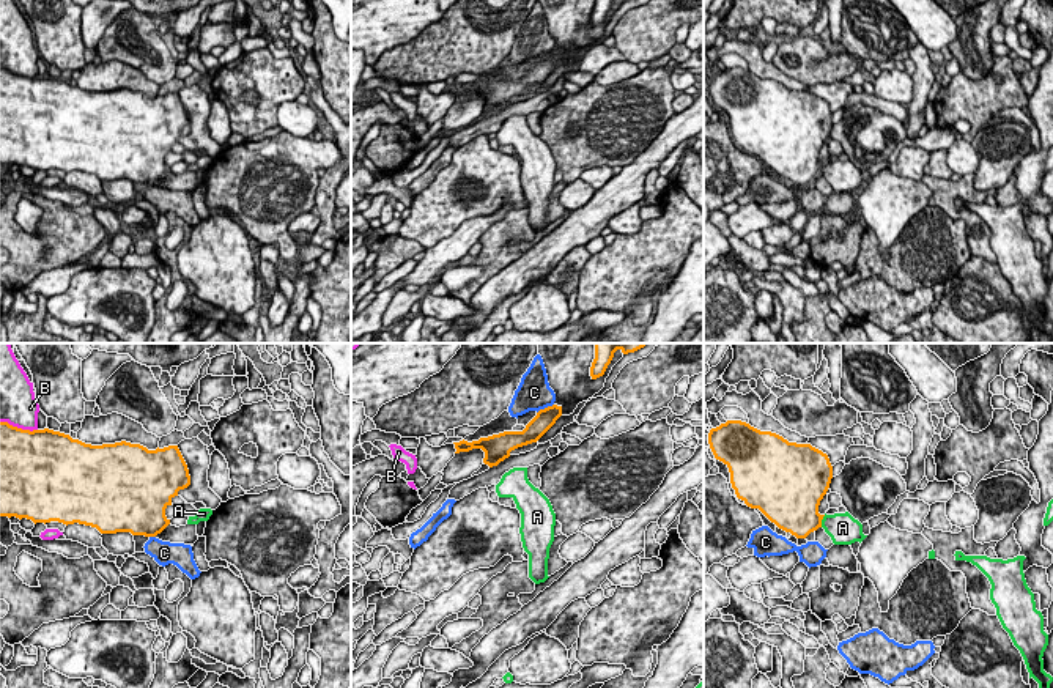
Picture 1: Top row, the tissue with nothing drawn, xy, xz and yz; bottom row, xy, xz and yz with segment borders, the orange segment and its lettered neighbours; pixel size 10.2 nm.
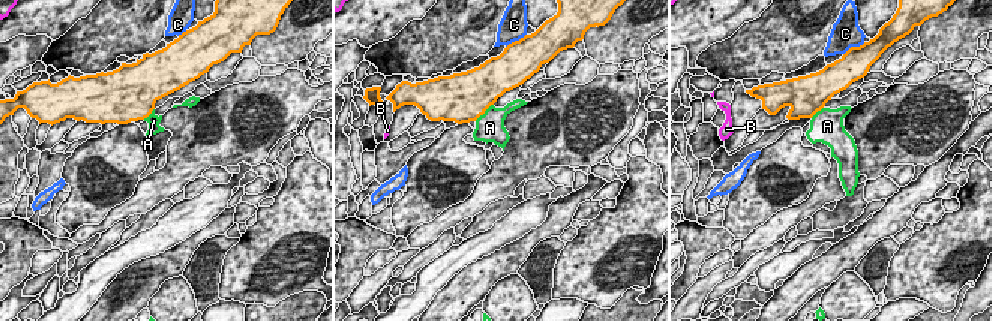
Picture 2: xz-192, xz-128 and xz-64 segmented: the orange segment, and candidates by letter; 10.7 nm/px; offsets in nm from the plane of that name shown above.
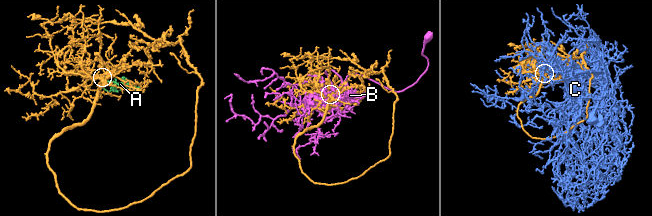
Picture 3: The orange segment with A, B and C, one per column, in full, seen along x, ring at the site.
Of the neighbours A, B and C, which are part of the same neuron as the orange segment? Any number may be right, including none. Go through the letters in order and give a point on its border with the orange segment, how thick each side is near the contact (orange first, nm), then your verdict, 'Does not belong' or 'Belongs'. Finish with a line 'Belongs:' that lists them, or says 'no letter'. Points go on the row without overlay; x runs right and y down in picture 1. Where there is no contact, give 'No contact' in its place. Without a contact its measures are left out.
A: Touches orange at yz (820, 169). Thickness 420 nm (orange) against 320 nm. Belongs
B: Touches orange at xy (19, 76). Thickness 480 nm (orange) against 380 nm. Does not belong
C: Touches orange at xz (545, 55). Thickness 200 nm (orange) against 340 nm. Does not belong
Belongs: A

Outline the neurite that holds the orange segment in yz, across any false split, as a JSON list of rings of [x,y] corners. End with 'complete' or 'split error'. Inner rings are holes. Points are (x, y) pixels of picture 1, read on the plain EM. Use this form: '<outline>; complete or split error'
[[[727,68],[708,80],[708,91],[716,107],[722,109],[730,120],[730,131],[738,146],[748,154],[759,156],[779,176],[796,186],[806,186],[811,179],[823,175],[834,192],[863,189],[863,172],[848,159],[820,162],[818,153],[826,142],[833,113],[822,98],[811,91],[789,90],[771,79],[760,79],[741,68]]]; split error

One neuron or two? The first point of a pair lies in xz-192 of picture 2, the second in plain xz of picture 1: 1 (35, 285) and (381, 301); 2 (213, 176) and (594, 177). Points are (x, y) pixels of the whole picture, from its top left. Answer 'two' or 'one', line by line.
1: one
2: one

